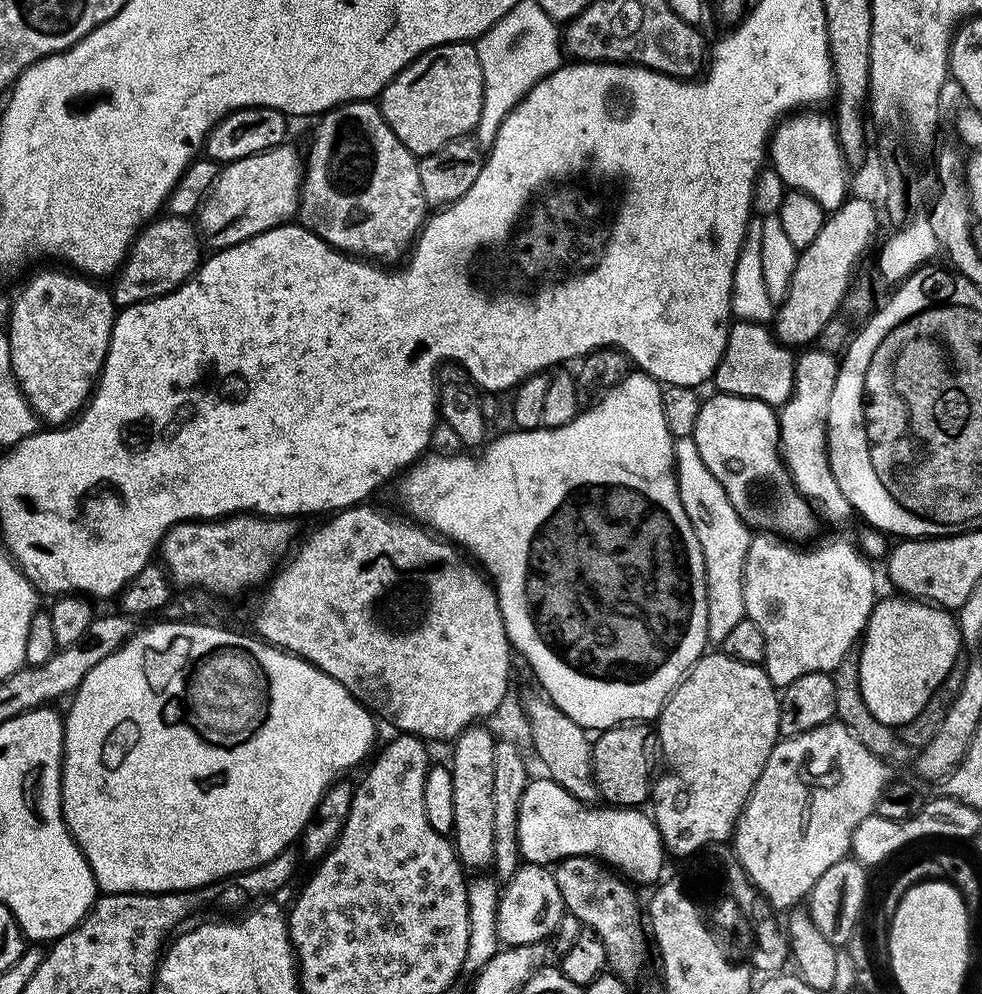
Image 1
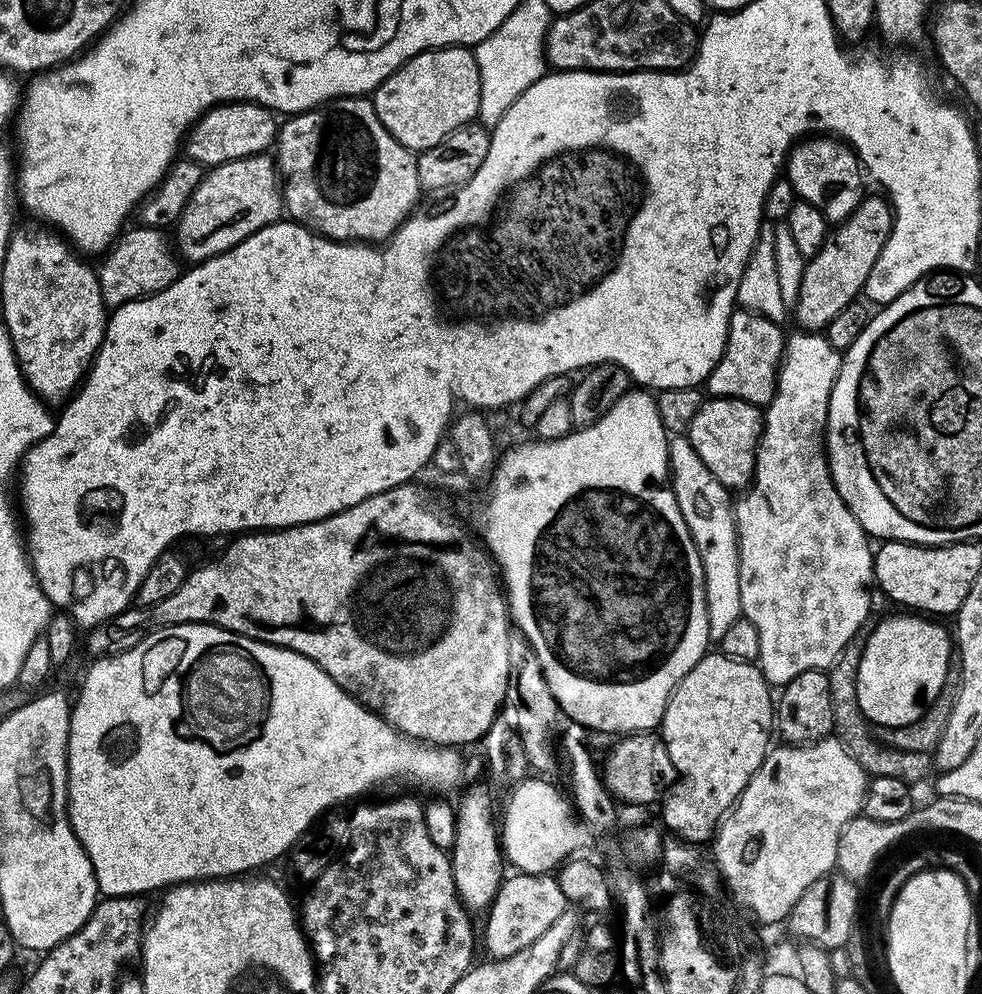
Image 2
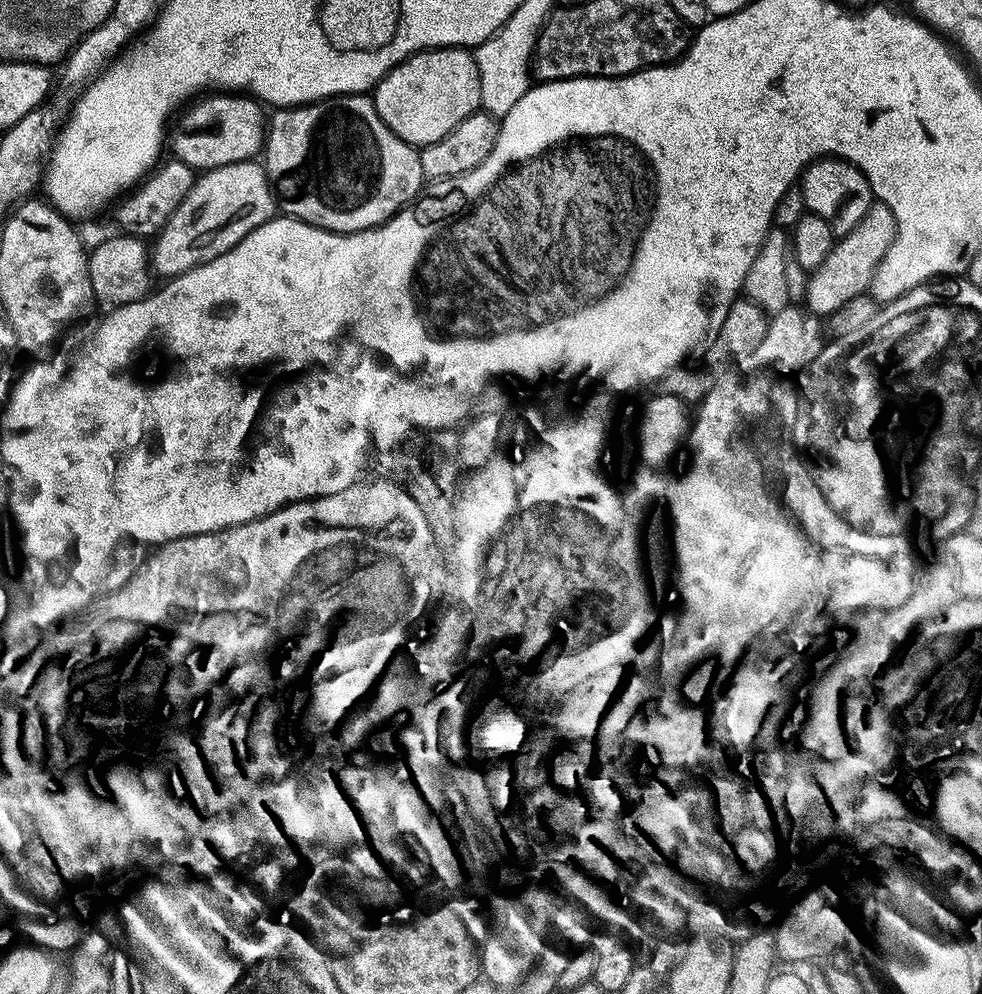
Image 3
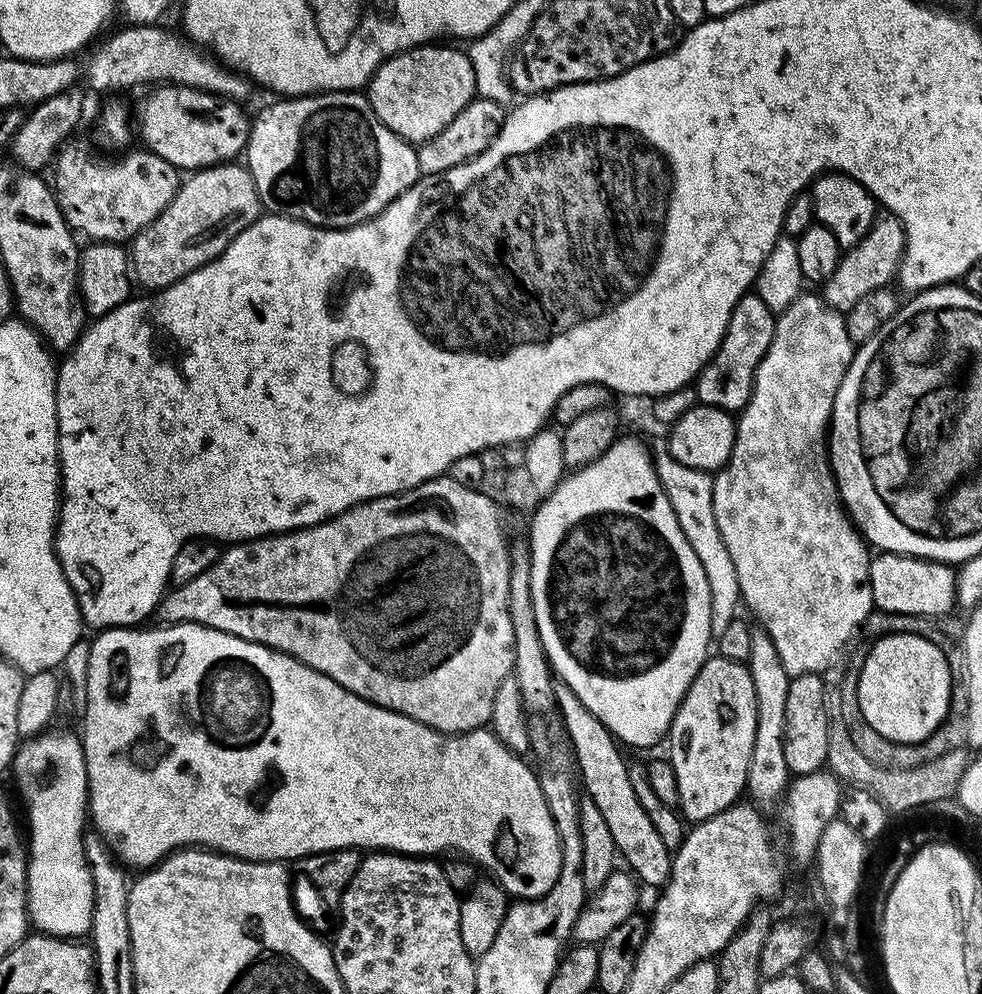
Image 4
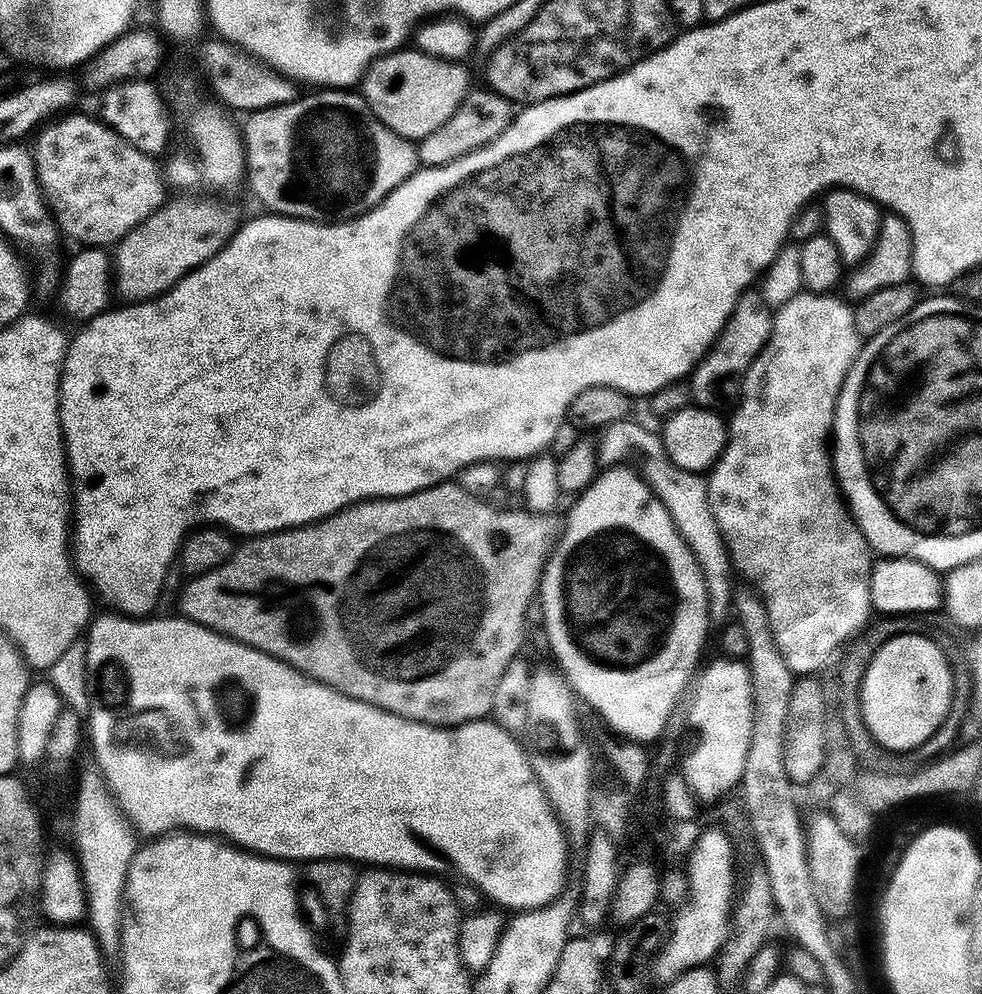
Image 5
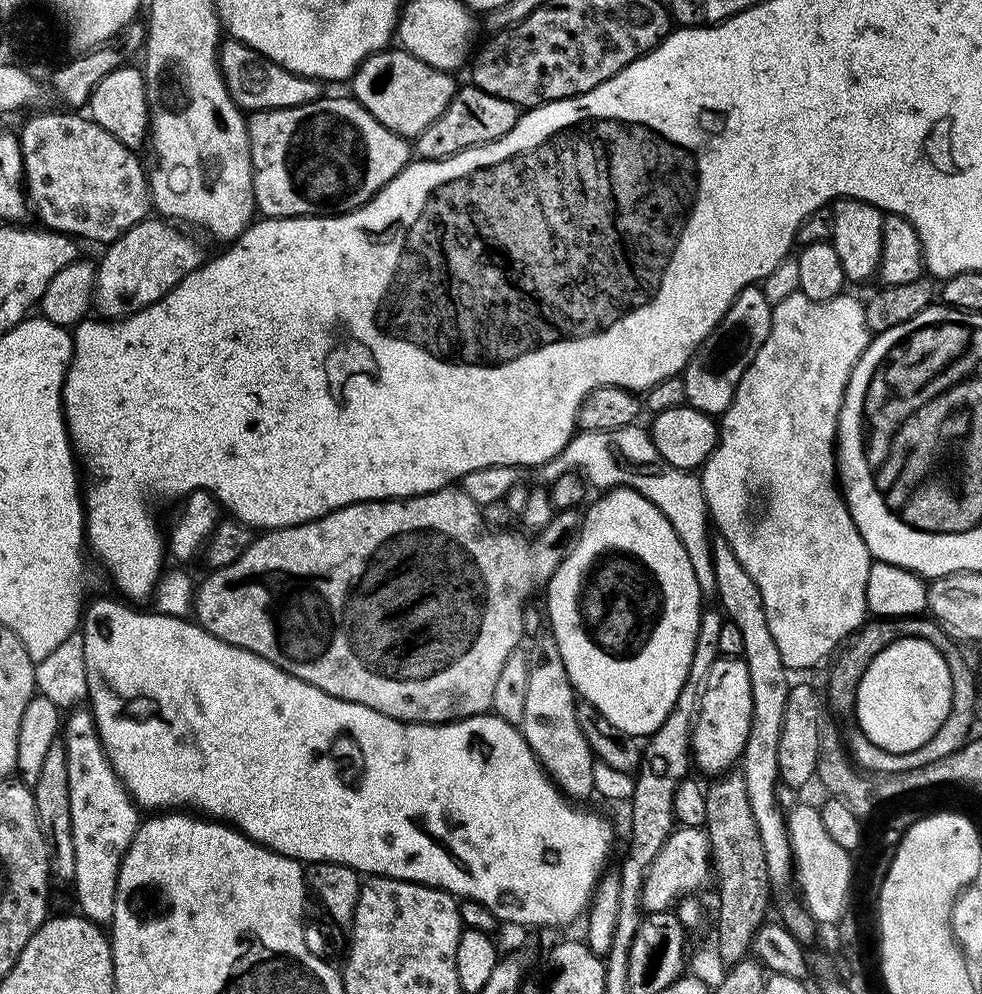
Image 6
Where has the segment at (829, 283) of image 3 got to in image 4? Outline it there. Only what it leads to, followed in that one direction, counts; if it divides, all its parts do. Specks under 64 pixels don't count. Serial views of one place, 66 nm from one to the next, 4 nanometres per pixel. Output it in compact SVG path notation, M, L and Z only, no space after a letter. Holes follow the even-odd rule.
M881 211L866 238L862 238L862 242L841 255L838 270L834 270L834 274L830 274L830 278L822 285L824 303L834 311L845 314L870 291L889 287L901 271L900 259L905 259L907 243L904 223L892 212Z

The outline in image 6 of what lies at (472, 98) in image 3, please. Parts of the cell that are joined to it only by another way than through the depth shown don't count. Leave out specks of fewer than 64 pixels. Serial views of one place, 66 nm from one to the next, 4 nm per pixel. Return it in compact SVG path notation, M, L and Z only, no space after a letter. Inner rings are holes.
M385 50L368 56L350 77L351 95L382 126L405 138L415 138L443 114L458 87L453 73L443 72L403 50Z

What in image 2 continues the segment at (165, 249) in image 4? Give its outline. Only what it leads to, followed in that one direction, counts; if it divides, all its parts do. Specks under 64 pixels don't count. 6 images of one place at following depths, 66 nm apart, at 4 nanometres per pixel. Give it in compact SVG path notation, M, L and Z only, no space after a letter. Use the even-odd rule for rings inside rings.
M268 154L217 164L201 179L174 225L174 248L185 261L199 262L229 252L250 234L277 223L285 211L278 168Z

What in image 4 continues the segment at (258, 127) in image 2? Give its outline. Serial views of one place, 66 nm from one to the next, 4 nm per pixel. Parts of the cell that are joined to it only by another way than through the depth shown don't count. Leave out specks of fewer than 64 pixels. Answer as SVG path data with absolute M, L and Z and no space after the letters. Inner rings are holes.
M165 83L153 87L153 92L144 96L144 101L134 108L134 120L140 123L140 136L144 139L143 147L147 151L158 154L166 162L170 162L181 170L199 170L210 168L213 164L223 164L237 159L236 156L248 147L248 139L252 130L252 120L244 113L245 105L235 100L204 92L198 88L188 88L184 84Z

